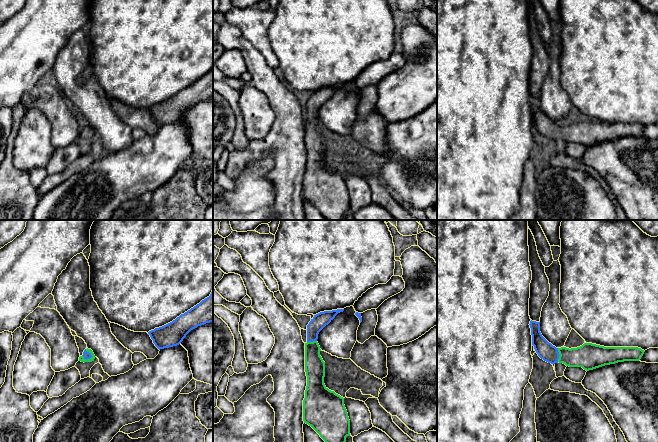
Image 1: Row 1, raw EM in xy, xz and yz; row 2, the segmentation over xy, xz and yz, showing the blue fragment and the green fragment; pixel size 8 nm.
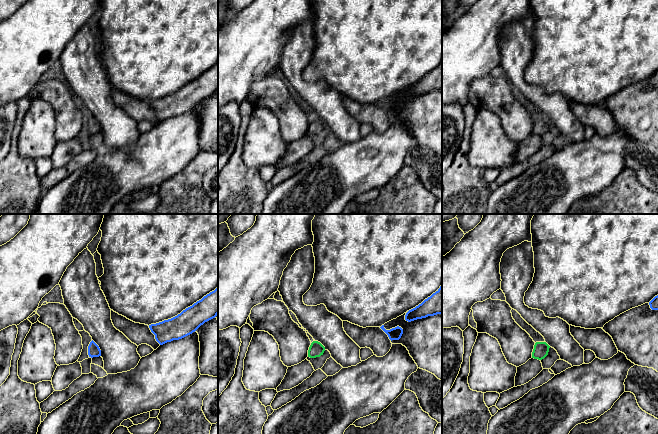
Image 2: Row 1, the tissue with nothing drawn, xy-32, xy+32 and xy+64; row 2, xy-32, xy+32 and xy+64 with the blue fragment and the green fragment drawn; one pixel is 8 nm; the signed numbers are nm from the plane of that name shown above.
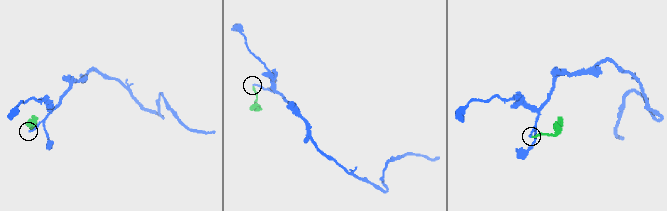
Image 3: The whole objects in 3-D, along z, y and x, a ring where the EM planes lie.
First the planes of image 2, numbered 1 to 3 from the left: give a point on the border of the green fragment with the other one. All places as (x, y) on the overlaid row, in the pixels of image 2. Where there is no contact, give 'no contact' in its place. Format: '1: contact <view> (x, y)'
1: no contact
2: no contact
3: no contact

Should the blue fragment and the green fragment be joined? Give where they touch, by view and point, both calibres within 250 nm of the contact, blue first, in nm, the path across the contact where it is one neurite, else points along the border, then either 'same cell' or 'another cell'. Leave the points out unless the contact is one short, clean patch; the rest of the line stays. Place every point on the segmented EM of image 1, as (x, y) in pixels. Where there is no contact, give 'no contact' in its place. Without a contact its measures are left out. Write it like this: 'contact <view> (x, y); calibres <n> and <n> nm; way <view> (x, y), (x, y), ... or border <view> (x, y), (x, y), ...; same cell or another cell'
contact xy (91, 355); calibres 60 and 50 nm; way xy (86, 355), (91, 355), (86, 359), (81, 358); same cell

